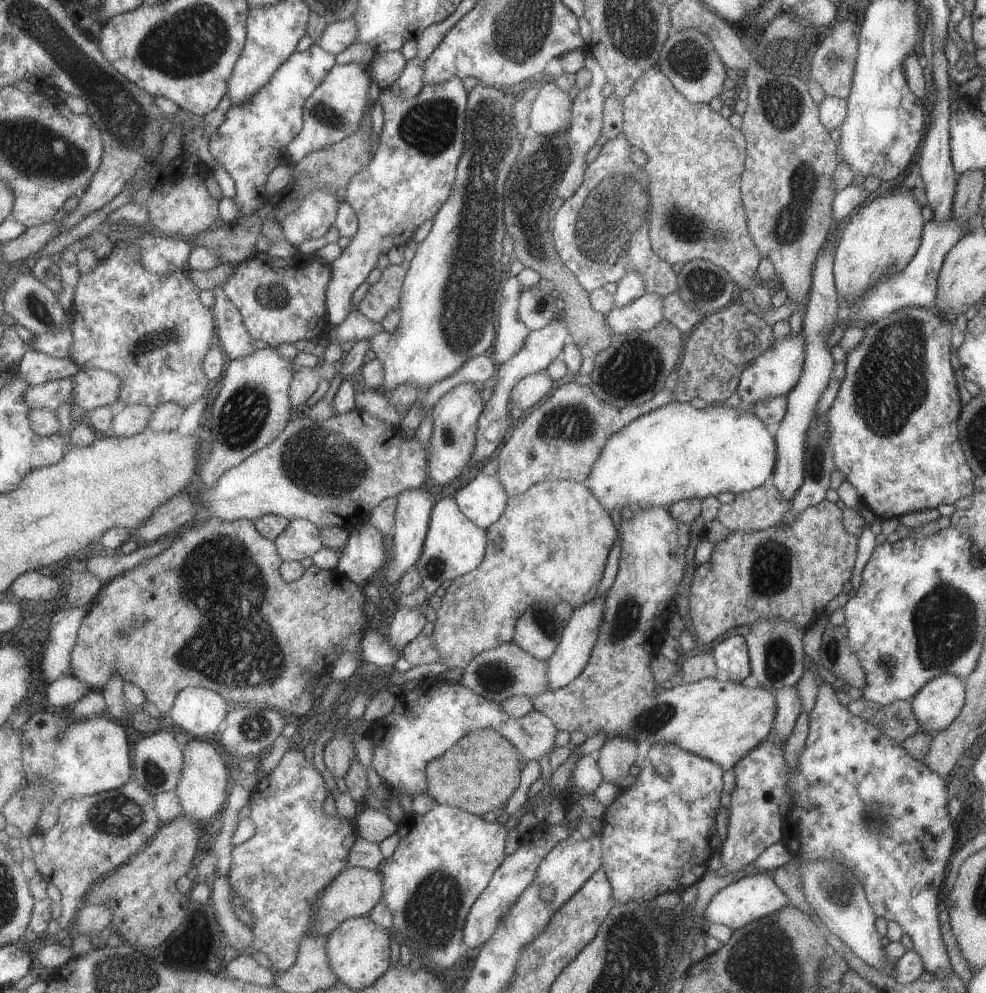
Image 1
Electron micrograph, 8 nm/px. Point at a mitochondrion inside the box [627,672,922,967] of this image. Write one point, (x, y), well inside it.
(837, 888)

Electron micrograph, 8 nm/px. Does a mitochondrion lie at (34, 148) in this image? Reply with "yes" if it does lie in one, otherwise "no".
yes

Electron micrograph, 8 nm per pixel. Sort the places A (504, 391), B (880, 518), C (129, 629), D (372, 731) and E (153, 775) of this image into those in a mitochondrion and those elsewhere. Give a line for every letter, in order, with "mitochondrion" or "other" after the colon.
A: other
B: other
C: mitochondrion
D: other
E: mitochondrion

